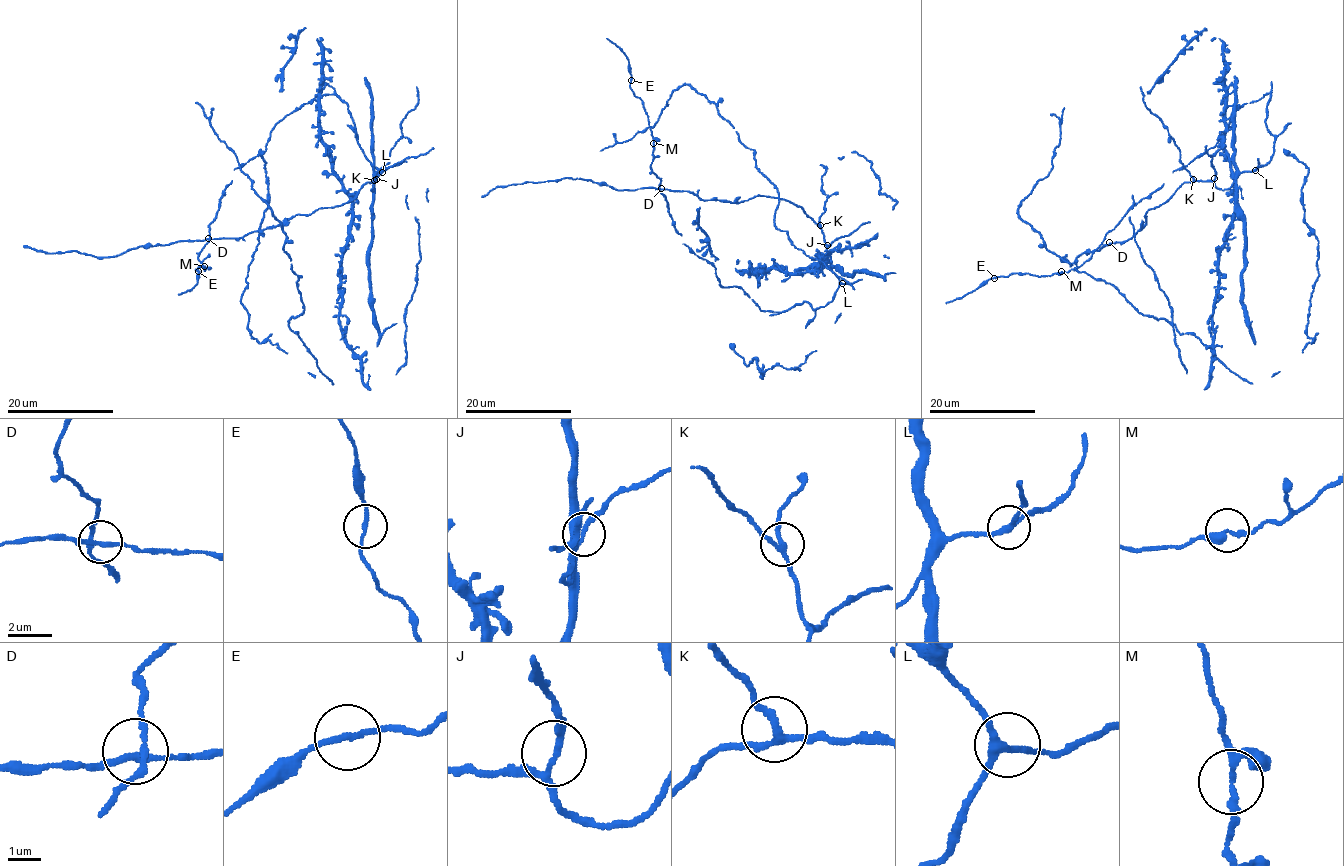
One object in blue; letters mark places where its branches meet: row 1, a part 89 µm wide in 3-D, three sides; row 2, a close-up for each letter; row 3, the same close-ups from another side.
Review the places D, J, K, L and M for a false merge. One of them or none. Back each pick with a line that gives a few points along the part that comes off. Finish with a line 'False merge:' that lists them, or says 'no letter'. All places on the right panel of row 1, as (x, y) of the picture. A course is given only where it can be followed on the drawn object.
False merge: no letter

